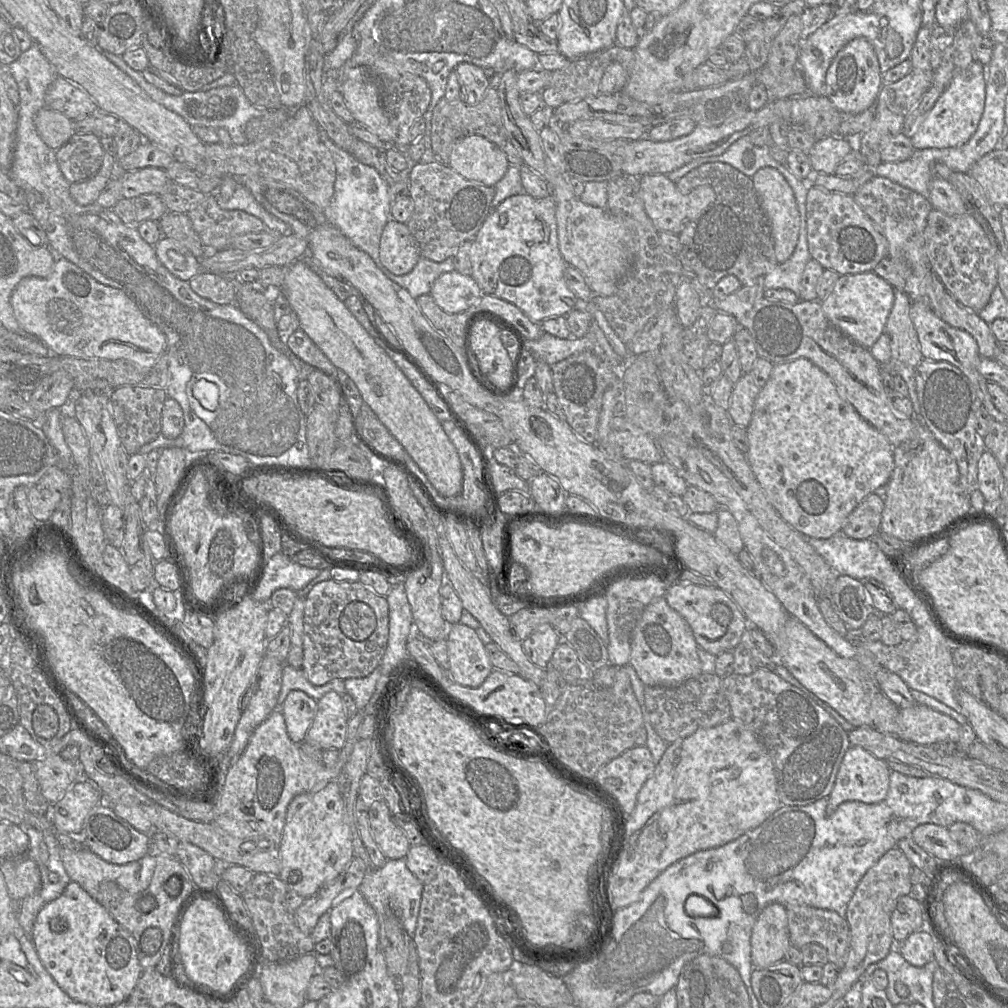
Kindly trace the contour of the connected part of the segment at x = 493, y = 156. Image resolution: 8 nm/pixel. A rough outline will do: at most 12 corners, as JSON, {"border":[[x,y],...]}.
{"border":[[480,135],[457,140],[447,165],[492,187],[510,166]]}

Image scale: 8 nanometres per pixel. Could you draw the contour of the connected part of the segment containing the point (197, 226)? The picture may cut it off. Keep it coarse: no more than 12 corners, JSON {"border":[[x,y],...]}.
{"border":[[215,193],[186,215],[208,251],[267,230],[242,210],[221,209]]}

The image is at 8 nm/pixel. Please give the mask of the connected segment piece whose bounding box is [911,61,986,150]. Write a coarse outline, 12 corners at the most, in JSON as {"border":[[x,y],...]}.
{"border":[[985,66],[953,78],[911,136],[916,150],[957,147],[985,107]]}

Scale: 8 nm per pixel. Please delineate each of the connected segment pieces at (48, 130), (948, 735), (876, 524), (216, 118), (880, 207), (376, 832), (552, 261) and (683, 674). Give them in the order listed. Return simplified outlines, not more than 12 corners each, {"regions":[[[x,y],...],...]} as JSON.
{"regions":[[[48,107],[34,118],[53,151],[73,136],[73,122]],[[926,705],[899,709],[897,737],[957,743],[960,723]],[[870,493],[849,514],[841,532],[853,539],[880,531],[882,493]],[[100,52],[152,100],[190,126],[226,129],[246,144],[244,126],[266,108],[238,85],[167,94],[121,56]],[[874,176],[854,201],[886,238],[904,292],[926,301],[927,198]],[[385,801],[368,817],[373,838],[387,860],[405,858],[411,846]],[[503,200],[472,240],[483,294],[566,318],[556,201]],[[660,597],[636,622],[629,665],[645,686],[702,674],[687,621]]]}

